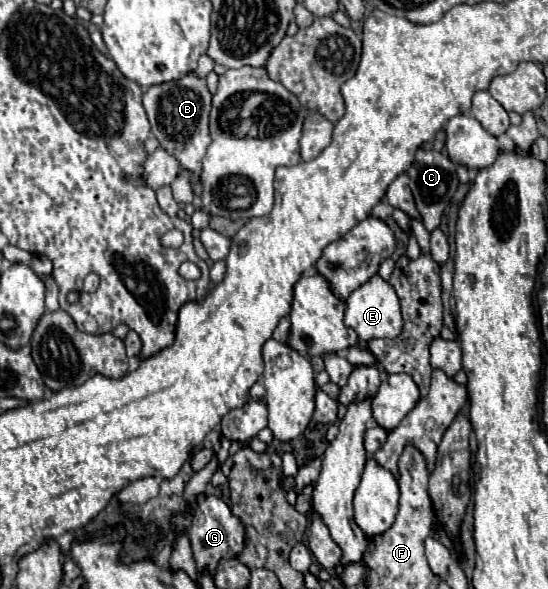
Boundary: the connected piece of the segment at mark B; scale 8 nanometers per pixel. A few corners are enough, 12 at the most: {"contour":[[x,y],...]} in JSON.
{"contour":[[194,71],[142,99],[152,135],[202,195],[206,79]]}

